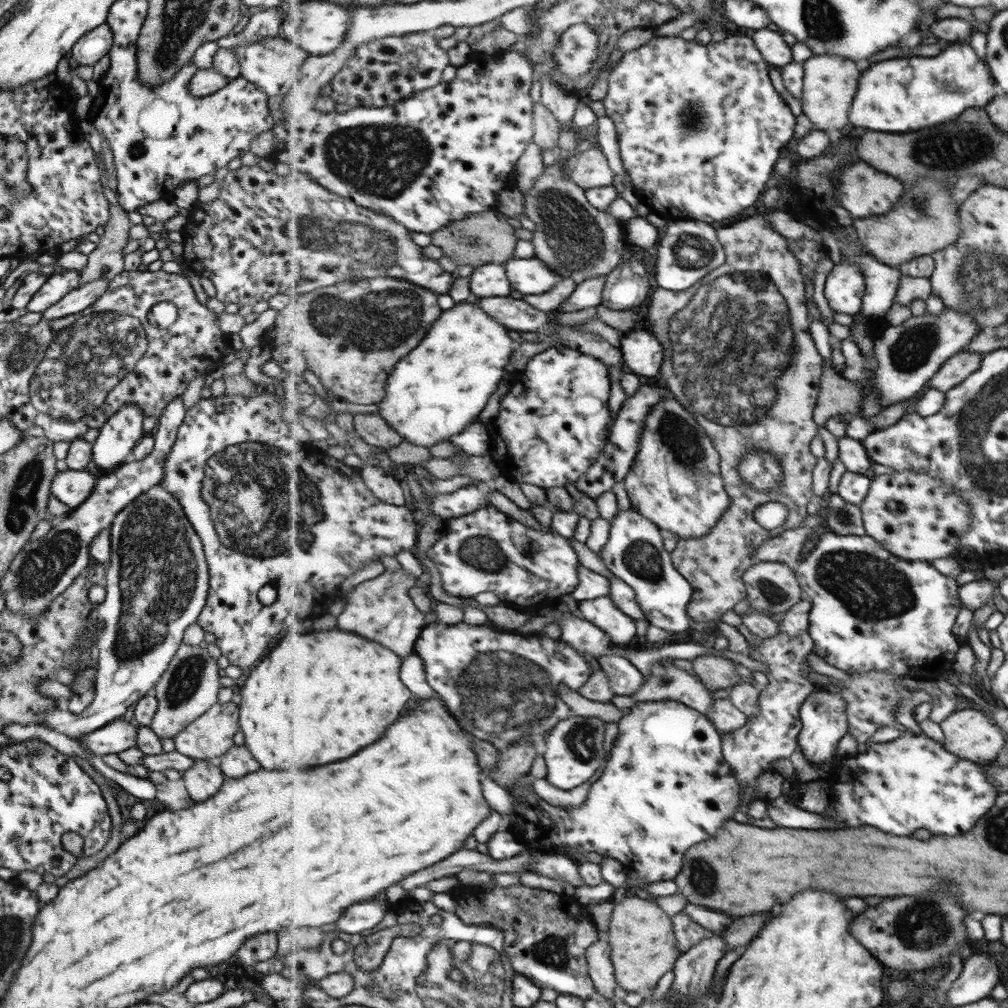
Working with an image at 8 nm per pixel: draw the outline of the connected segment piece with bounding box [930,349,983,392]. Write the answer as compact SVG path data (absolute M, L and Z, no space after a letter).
M962 349L961 354L957 354L957 358L949 358L940 372L932 378L930 388L933 387L947 392L979 369L983 354L971 354L971 352L965 351L965 349Z

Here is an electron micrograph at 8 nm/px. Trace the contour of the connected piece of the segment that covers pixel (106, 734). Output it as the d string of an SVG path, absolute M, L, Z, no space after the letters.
M120 717L98 730L89 732L89 735L83 735L79 740L81 744L85 744L86 750L100 757L135 747L135 731L137 727Z

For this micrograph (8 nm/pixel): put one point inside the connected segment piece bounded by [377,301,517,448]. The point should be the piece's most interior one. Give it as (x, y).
(442, 387)

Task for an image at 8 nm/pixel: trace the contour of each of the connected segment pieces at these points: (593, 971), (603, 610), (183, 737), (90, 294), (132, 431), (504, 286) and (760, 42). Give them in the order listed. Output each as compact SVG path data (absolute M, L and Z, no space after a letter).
M607 932L607 939L597 939L597 942L594 942L588 948L587 957L589 965L589 974L592 976L593 983L595 983L595 988L601 993L604 994L604 997L608 999L616 1000L615 988L617 988L616 980L616 970L614 967L614 962L612 961L612 944L609 940L609 932Z
M609 594L581 601L578 603L578 606L578 614L591 623L596 624L599 628L602 628L612 638L613 644L625 647L630 645L630 642L638 636L636 620L625 614L620 608L617 608Z
M216 703L172 739L175 751L197 760L216 761L233 747L232 738L239 728L238 706Z
M98 278L89 284L81 284L78 288L67 292L61 300L55 302L52 306L45 309L41 319L44 321L53 320L54 318L63 318L67 314L75 314L91 306L95 300L98 300L105 291L107 291L108 280Z
M128 402L98 428L91 447L91 461L96 468L112 471L128 460L130 450L144 435L141 431L142 418L142 410Z
M488 263L471 274L470 293L479 299L507 297L513 290L503 264Z
M765 27L754 31L752 39L771 66L780 69L795 61L792 46L785 42L782 31L773 31Z

